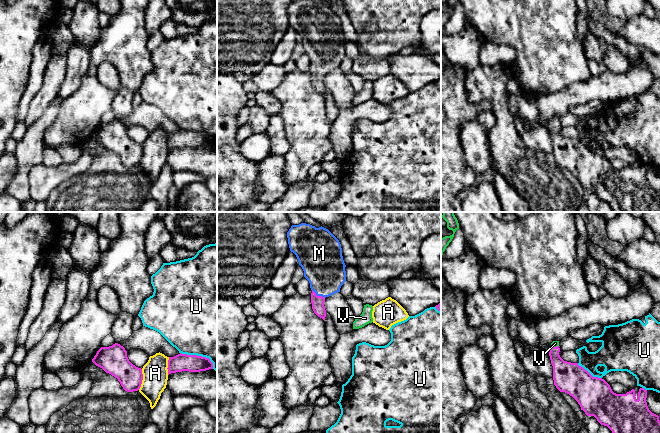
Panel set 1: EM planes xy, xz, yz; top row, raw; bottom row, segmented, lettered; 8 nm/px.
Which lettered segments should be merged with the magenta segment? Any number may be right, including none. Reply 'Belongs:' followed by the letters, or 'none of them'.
Belongs: M, V

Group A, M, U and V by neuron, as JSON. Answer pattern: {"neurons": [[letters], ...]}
{"neurons": [["A"], ["M", "V"], ["U"]]}

